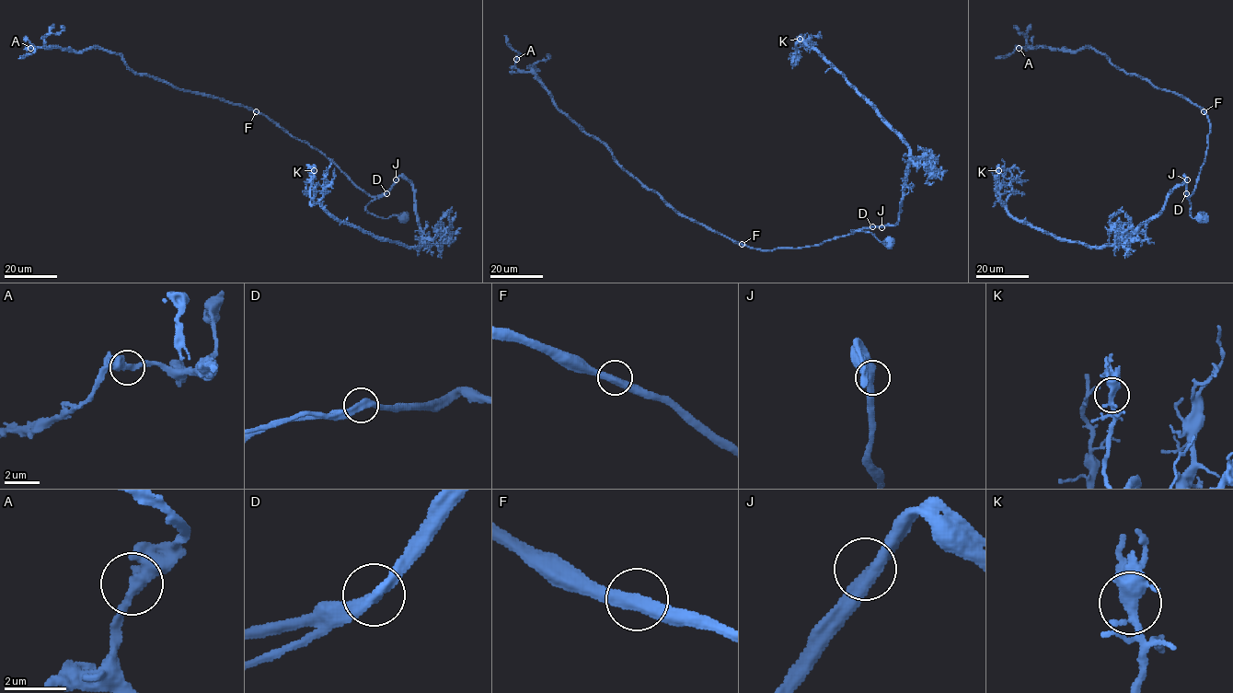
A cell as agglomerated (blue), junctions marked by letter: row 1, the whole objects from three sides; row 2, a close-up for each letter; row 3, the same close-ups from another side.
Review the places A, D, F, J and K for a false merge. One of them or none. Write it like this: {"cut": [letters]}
{"cut": []}

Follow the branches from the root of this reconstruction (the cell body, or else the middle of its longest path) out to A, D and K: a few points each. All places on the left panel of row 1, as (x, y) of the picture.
A: (402, 217), (370, 213), (365, 207), (378, 196), (262, 114), (138, 75), (120, 55), (97, 47), (30, 48)
D: (402, 217), (379, 217), (365, 209), (370, 202), (386, 193)
K: (402, 217), (365, 207), (403, 175), (413, 185), (420, 247), (335, 219), (314, 201), (314, 170)

